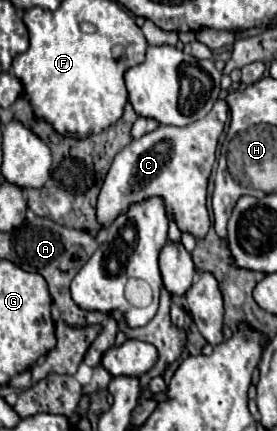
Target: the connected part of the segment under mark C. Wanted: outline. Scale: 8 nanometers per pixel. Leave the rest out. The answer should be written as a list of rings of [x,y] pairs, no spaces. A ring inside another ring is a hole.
[[[218,100],[210,114],[186,128],[158,126],[154,132],[132,140],[120,150],[104,178],[98,194],[96,218],[102,228],[114,224],[114,220],[128,212],[130,206],[140,204],[148,198],[162,198],[168,220],[176,222],[180,232],[188,232],[194,238],[204,238],[210,230],[210,216],[206,208],[208,178],[216,158],[218,138],[228,120],[228,104]]]

